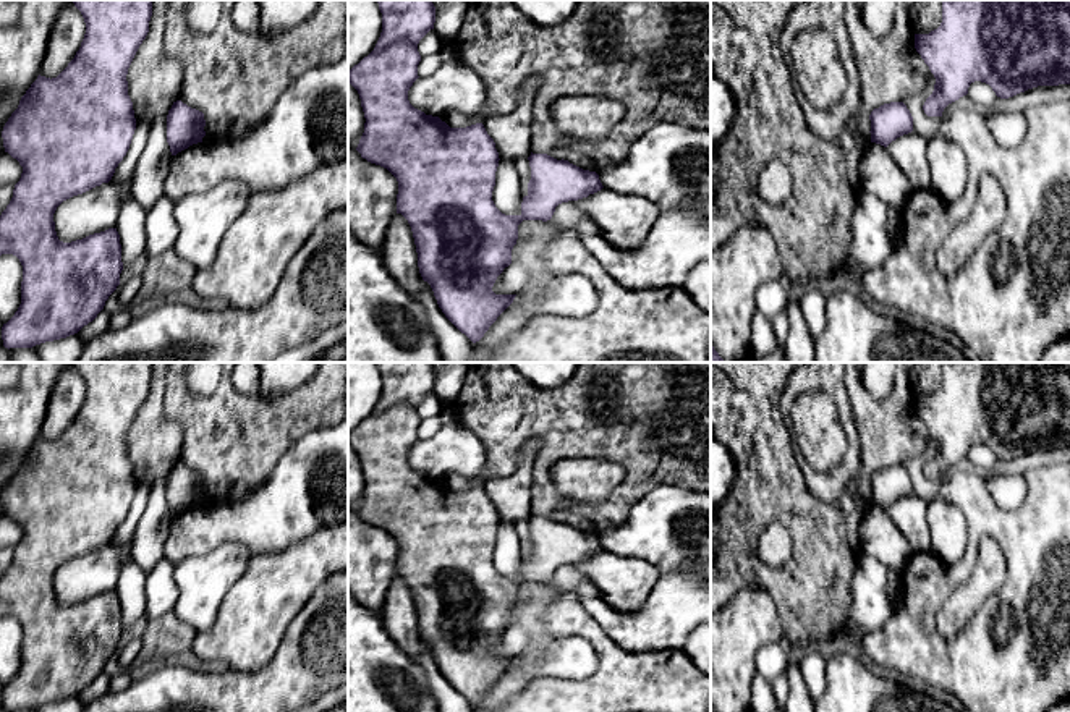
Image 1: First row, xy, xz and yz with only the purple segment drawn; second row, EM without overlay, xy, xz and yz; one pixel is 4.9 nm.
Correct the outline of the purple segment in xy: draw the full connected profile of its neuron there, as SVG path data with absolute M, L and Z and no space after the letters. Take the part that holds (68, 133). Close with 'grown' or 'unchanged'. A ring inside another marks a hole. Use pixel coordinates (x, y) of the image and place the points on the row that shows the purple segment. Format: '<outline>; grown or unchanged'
M152 0L71 2L81 11L86 23L86 34L79 50L57 78L37 76L2 131L5 152L23 167L21 178L13 189L13 197L0 215L0 256L13 254L23 265L21 304L15 316L2 327L3 346L8 350L32 348L78 333L104 309L105 301L120 285L120 273L123 270L117 228L63 243L57 236L53 214L63 201L108 183L130 149L136 118L133 102L128 95L126 74L139 45L149 32Z; unchanged

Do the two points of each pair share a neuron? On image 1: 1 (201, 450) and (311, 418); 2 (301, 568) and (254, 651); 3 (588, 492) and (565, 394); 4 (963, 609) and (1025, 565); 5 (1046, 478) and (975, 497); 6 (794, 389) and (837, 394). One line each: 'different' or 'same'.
1: same
2: same
3: different
4: different
5: same
6: same

